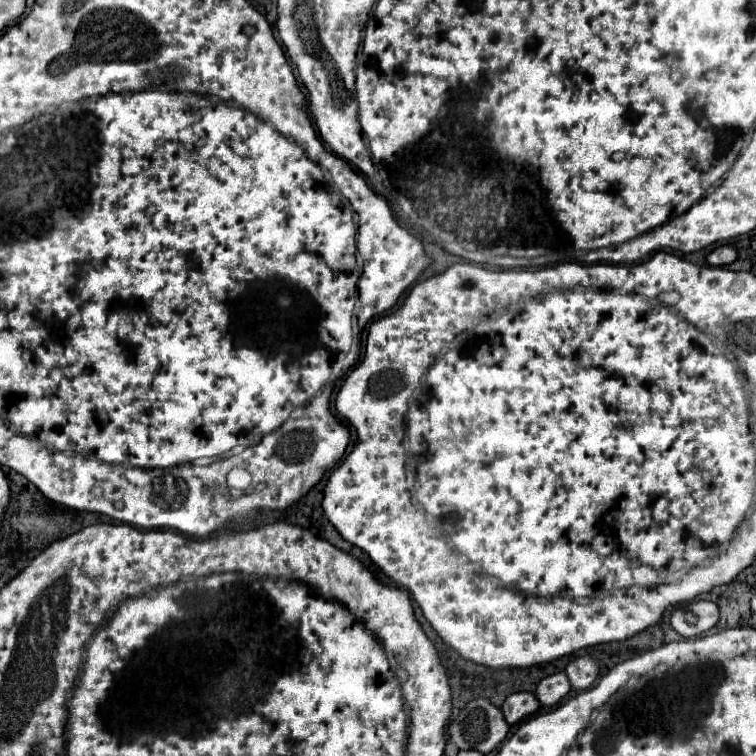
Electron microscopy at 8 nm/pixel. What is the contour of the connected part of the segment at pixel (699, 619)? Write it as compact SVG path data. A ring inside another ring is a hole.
M713 601L681 603L671 613L671 627L683 637L695 637L719 621L719 607Z

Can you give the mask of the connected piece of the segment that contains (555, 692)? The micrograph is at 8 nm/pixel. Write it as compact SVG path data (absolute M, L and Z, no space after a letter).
M561 671L561 673L555 673L555 675L549 675L549 677L541 679L539 685L537 685L537 689L535 689L535 697L539 699L539 703L541 703L543 707L553 707L553 705L557 705L569 691L571 691L569 679L567 679L567 675Z

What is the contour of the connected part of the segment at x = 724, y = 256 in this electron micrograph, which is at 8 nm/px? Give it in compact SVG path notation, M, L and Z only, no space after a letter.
M719 245L717 249L713 249L709 255L707 255L707 263L709 265L715 265L715 267L721 267L721 265L729 265L737 259L737 249L731 247L731 245Z

